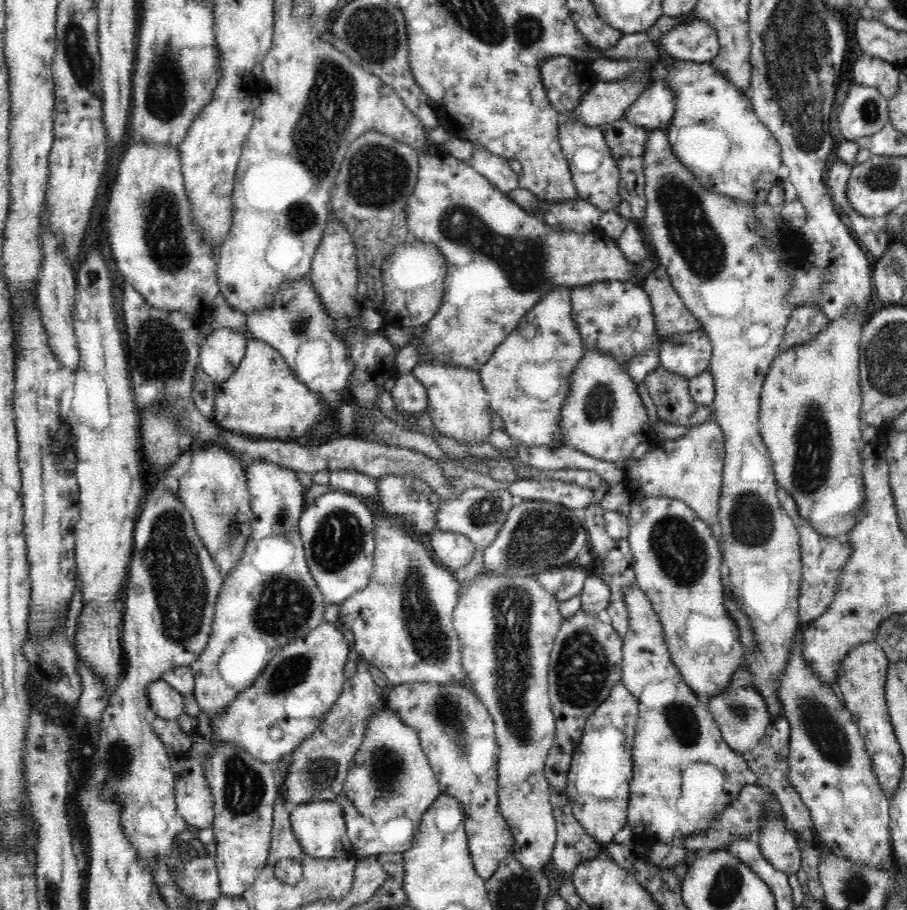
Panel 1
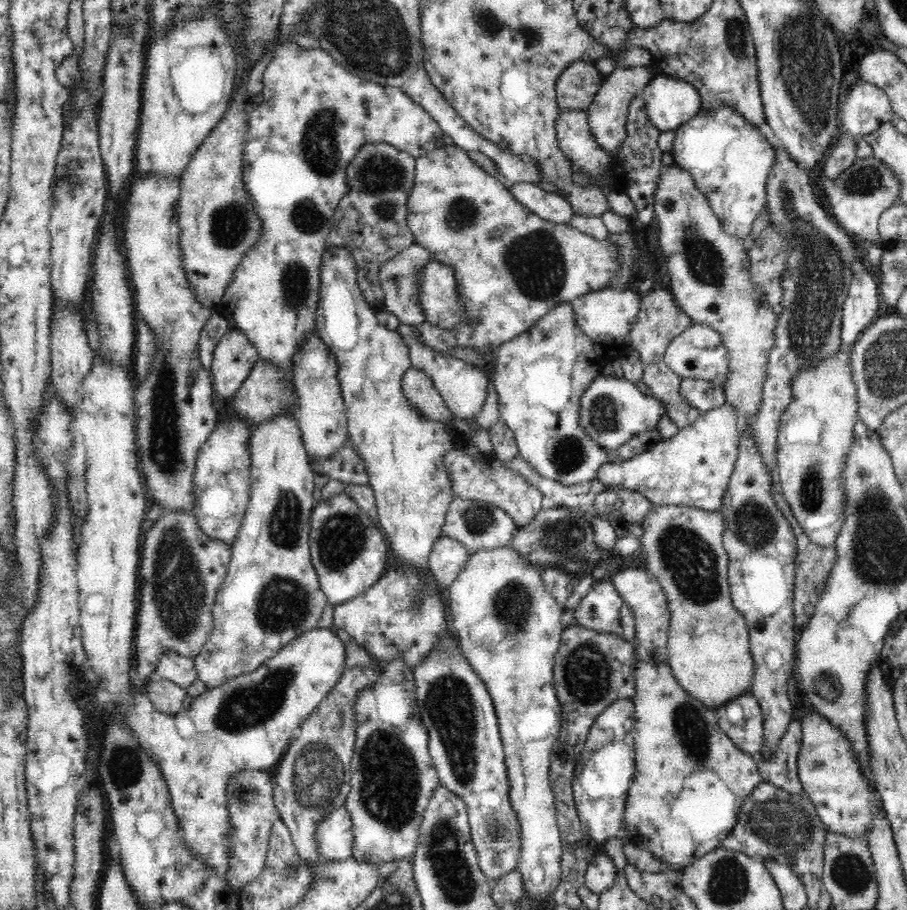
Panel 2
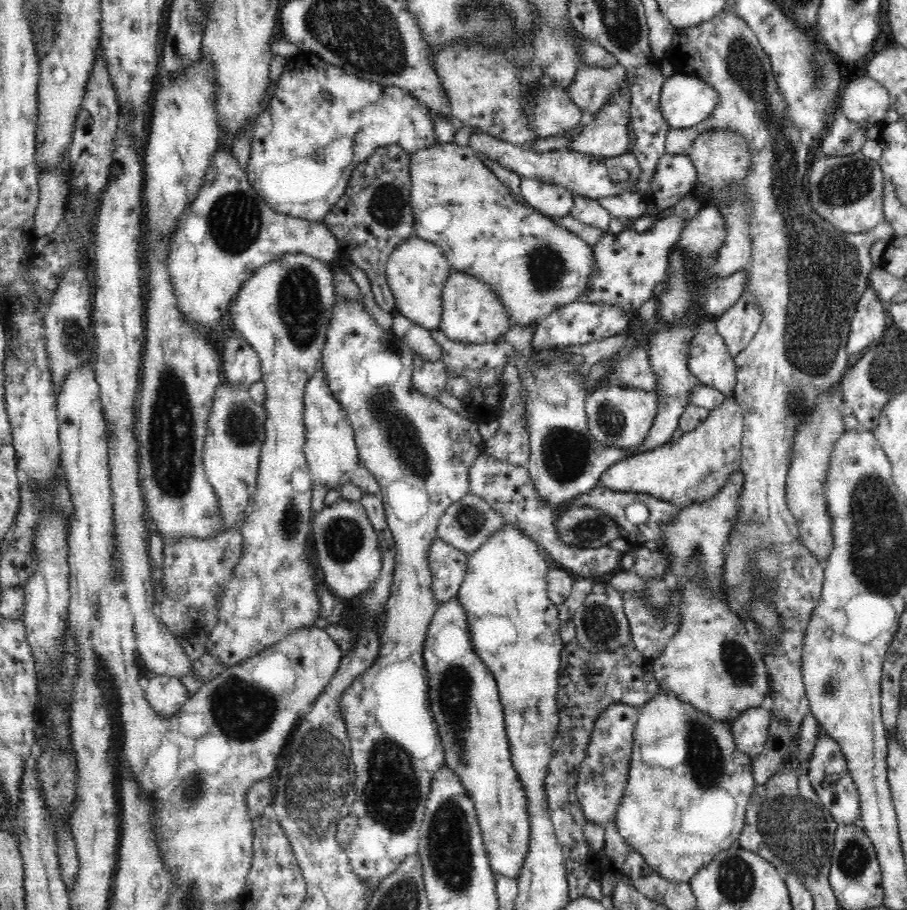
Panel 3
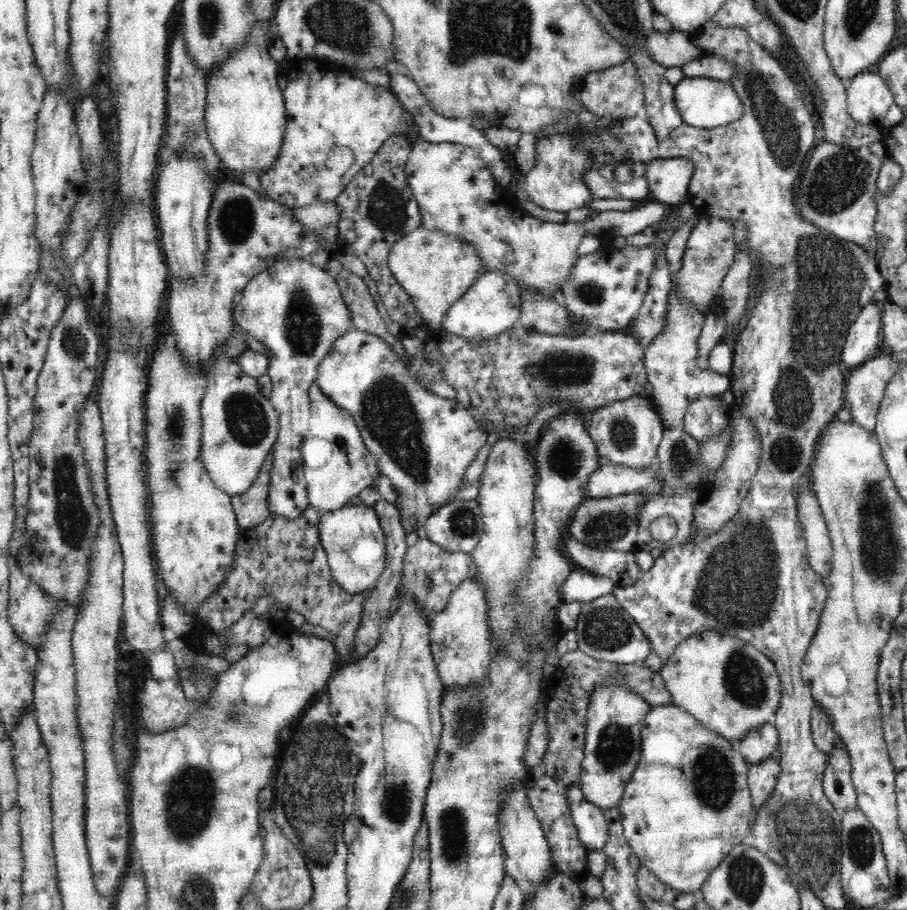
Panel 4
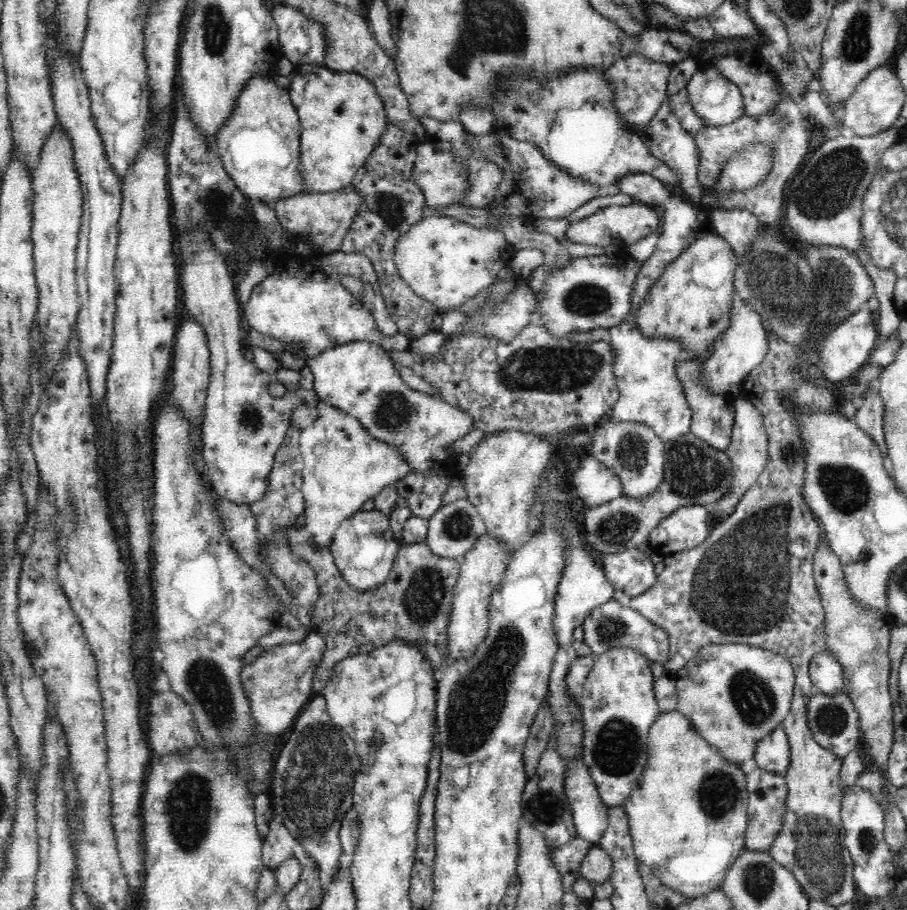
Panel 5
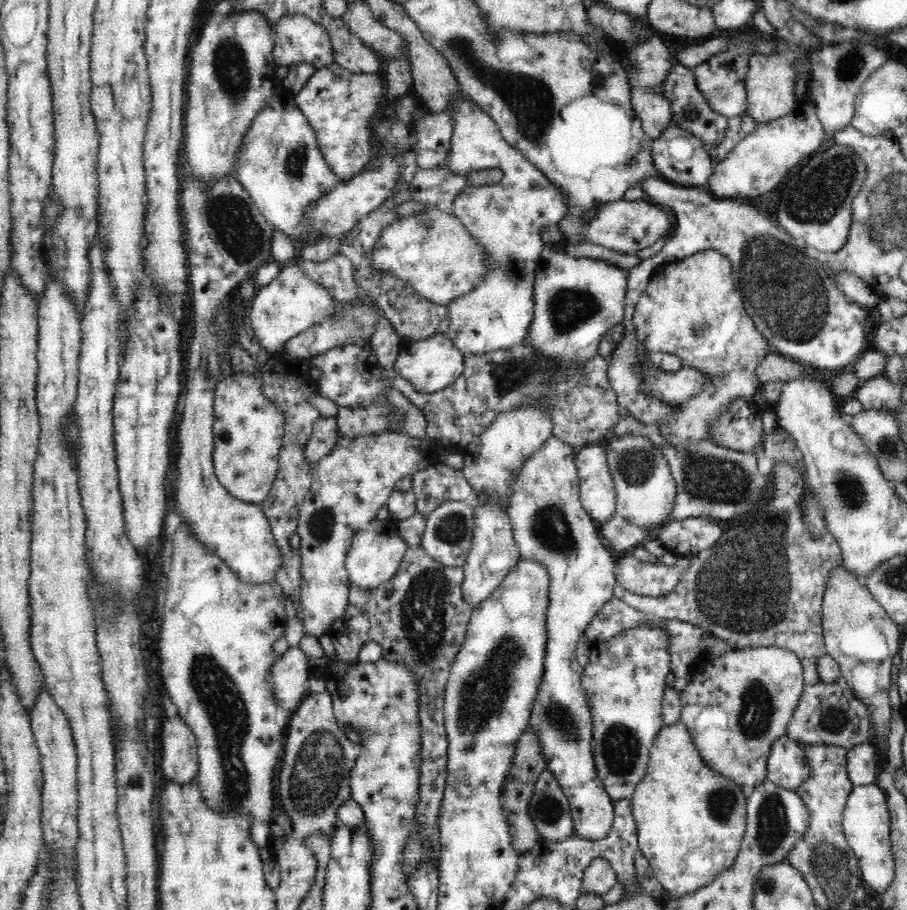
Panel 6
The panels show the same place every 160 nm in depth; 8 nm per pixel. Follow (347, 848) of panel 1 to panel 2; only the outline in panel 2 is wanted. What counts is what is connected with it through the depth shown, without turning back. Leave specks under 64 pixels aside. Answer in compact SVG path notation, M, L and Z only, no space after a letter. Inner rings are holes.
M345 805L317 822L314 838L320 856L338 861L352 857L353 822Z

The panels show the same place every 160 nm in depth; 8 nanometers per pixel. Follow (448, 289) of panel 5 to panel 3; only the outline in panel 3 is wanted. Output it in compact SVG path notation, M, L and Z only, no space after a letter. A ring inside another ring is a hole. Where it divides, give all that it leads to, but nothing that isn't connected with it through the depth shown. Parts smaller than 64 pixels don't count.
M416 234L399 244L390 254L386 280L395 298L396 310L412 322L430 331L439 331L441 323L441 292L448 273L456 271L444 253L433 242L422 240Z

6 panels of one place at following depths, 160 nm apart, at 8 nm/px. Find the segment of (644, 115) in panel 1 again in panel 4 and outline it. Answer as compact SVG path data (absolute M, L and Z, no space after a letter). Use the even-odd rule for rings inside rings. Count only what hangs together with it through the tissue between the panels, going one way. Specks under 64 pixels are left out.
M684 77L674 86L674 102L682 121L689 126L708 129L731 124L744 114L741 100L729 82L706 77Z

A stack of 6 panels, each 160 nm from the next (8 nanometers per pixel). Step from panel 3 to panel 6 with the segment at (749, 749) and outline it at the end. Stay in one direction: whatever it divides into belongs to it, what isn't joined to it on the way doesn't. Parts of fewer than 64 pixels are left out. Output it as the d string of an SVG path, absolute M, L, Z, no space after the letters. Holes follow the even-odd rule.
M784 734L772 743L767 760L767 779L790 790L809 779L808 757L802 747Z

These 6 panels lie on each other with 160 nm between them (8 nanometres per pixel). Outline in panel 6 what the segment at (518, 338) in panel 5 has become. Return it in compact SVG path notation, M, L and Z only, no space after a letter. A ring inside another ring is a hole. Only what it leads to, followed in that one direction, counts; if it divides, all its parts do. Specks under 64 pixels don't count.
M526 343L515 344L512 348L505 348L485 353L464 353L464 372L457 379L442 390L431 393L422 393L410 383L400 377L391 379L390 388L400 390L416 408L419 408L427 421L426 439L429 442L439 443L448 450L462 450L475 436L483 433L502 412L524 406L528 402L534 402L536 398L544 398L545 404L551 406L549 414L553 420L552 434L564 444L571 446L577 453L584 446L592 443L602 443L606 436L620 422L617 405L617 394L607 377L606 357L594 355L589 361L578 364L575 371L570 371L562 361L548 359Z

